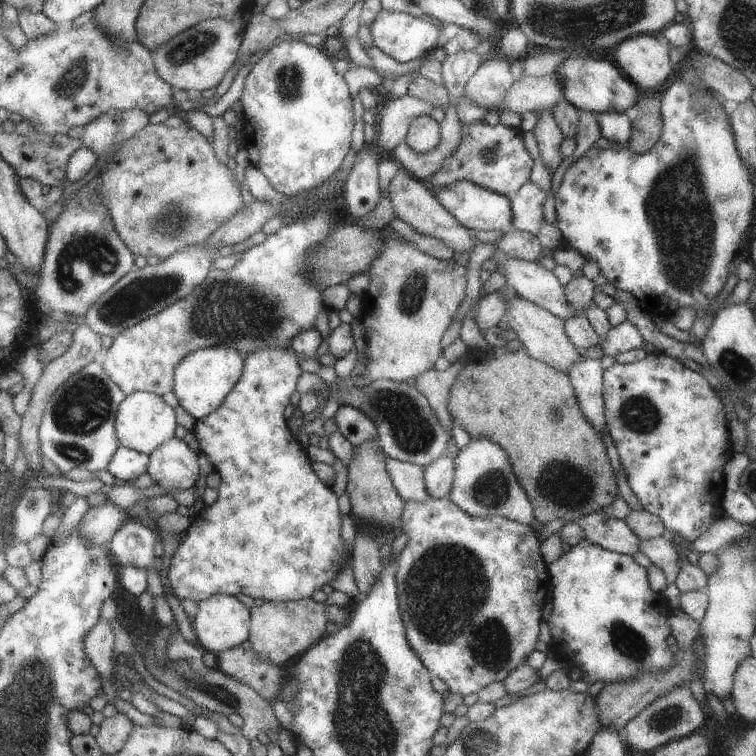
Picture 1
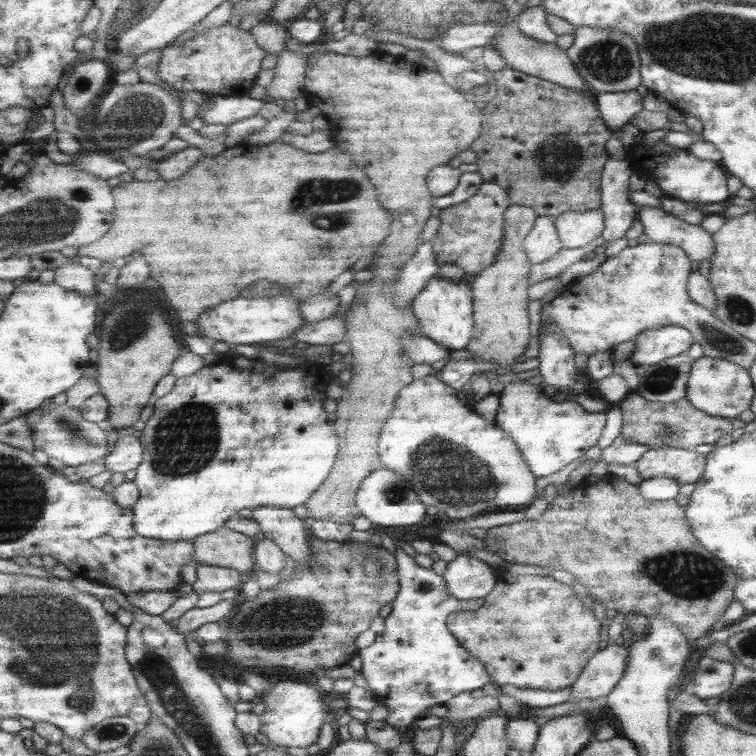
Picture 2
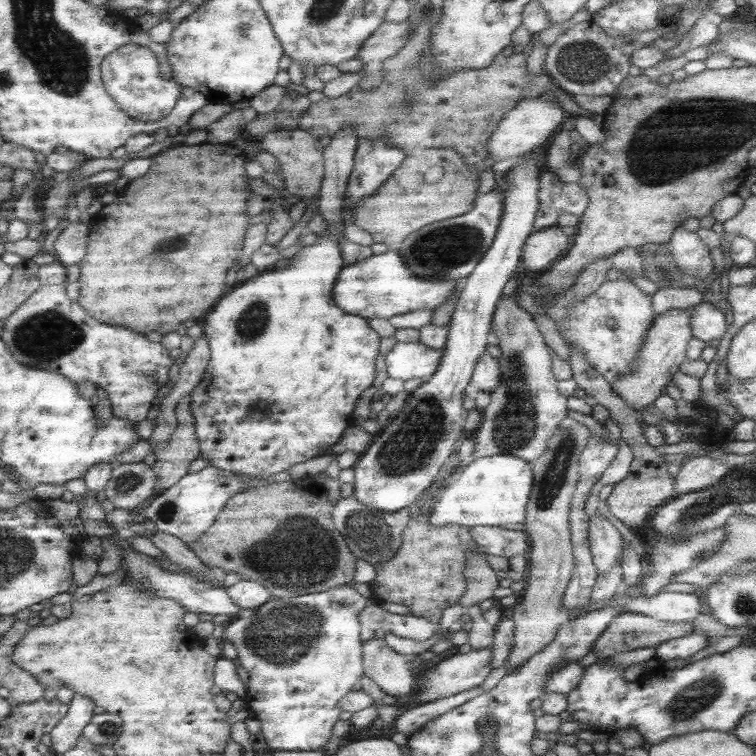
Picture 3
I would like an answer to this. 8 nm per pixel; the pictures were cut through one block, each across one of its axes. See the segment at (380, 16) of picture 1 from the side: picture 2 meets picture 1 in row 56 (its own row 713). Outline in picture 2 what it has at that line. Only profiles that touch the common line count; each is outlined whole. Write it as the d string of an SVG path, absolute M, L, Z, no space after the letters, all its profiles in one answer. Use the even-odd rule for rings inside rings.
M395 544L394 558L398 591L391 602L391 611L383 619L382 632L377 633L369 646L359 649L357 655L360 658L359 674L363 676L371 692L379 698L380 704L389 710L389 715L383 722L404 732L411 722L426 714L423 713L426 708L443 705L457 694L479 690L489 680L484 666L459 644L445 624L448 614L459 611L473 612L482 605L483 599L459 600L447 594L442 575L417 565L413 557L404 554L399 544Z

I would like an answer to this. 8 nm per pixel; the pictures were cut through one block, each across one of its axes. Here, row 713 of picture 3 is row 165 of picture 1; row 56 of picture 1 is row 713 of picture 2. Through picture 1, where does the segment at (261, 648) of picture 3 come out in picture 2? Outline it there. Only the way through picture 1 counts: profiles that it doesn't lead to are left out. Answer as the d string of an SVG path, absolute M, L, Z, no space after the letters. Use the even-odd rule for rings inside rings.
M278 677L270 678L271 689L265 691L262 695L258 694L256 701L260 701L266 706L264 712L260 715L262 720L261 733L272 745L280 745L285 748L306 748L309 744L315 744L317 732L325 720L325 714L329 708L325 706L325 700L319 690L313 686L307 686L303 682L295 682L291 678L280 680Z

